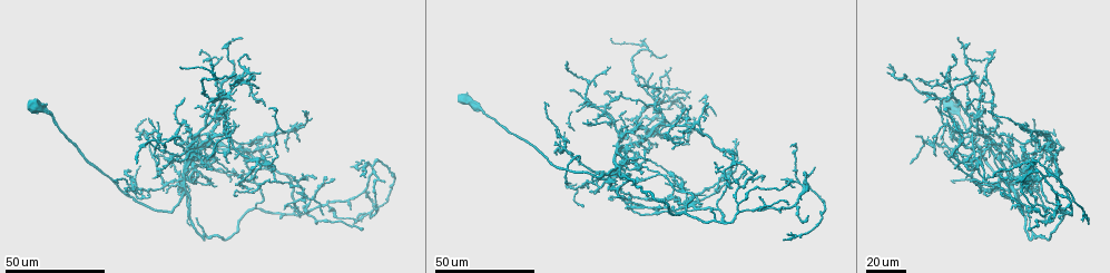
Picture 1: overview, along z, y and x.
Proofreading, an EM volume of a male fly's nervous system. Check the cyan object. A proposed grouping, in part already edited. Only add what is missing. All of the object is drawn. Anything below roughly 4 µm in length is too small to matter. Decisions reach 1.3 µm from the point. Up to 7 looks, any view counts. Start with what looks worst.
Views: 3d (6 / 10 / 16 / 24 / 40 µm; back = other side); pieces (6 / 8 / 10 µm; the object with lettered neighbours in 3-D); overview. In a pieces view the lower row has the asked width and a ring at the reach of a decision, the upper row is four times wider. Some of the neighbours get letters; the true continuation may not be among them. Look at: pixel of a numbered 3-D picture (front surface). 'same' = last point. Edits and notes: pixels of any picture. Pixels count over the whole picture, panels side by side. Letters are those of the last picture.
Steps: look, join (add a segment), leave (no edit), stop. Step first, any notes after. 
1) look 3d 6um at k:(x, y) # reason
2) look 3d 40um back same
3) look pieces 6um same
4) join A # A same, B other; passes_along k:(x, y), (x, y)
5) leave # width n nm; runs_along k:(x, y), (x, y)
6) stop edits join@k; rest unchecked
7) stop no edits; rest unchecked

look 3d 40um at 1:(250, 60)

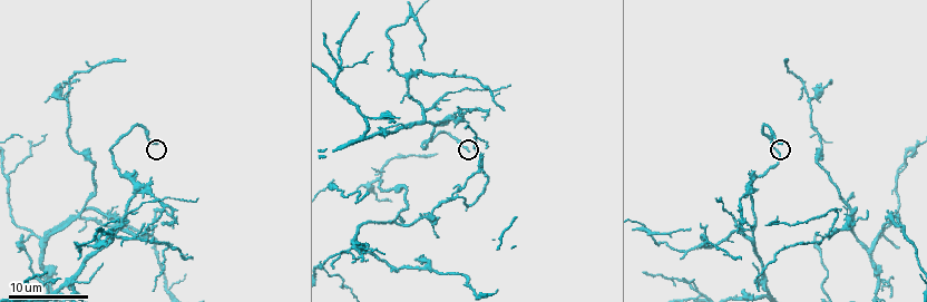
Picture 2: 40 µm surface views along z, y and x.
look pieces 6um at 2:(780, 142)

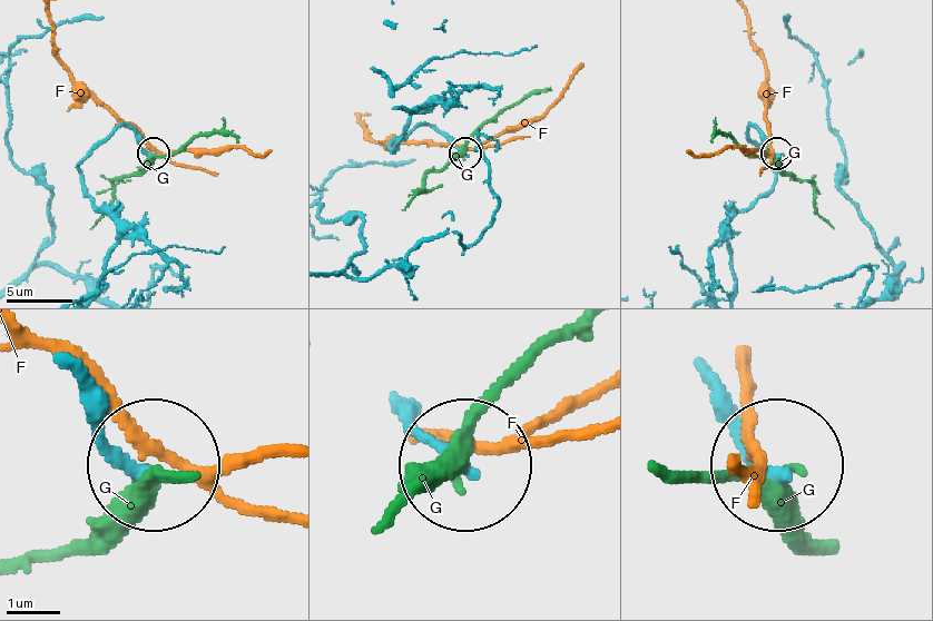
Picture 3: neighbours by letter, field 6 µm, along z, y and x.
leave # F other, G other; none of them fits

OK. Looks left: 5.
look 3d 40um at 1:(1046, 150)

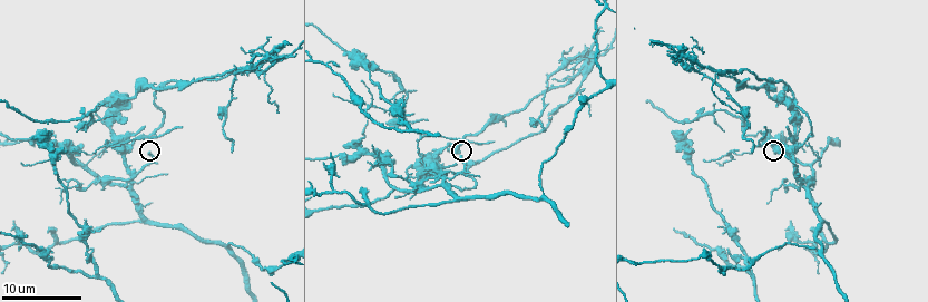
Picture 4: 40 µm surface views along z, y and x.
look pieces 6um at 4:(461, 157) # what lies round it

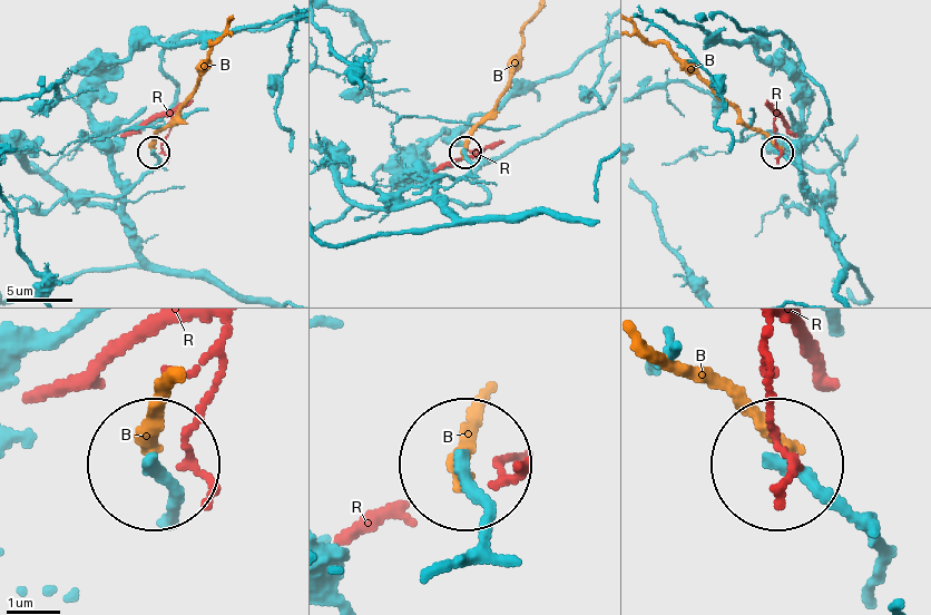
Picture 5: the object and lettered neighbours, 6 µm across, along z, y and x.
leave # B other, R other; runs_along 5:(872, 570), (872, 544), (784, 468); none of them fits

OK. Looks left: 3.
look 3d 24um at 1:(705, 121) # tapers out

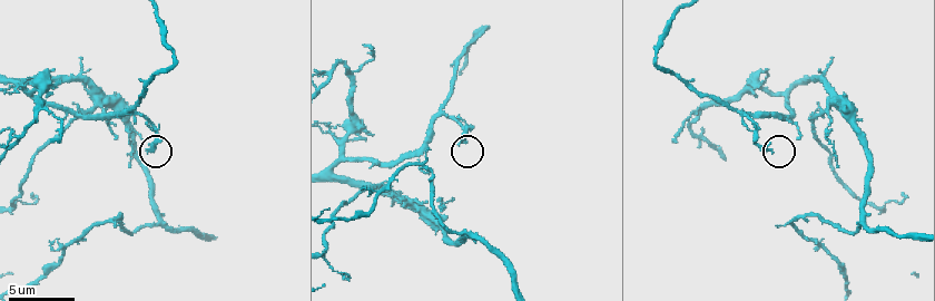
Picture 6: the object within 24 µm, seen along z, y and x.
look pieces 6um at 6:(461, 143) # what lies round it

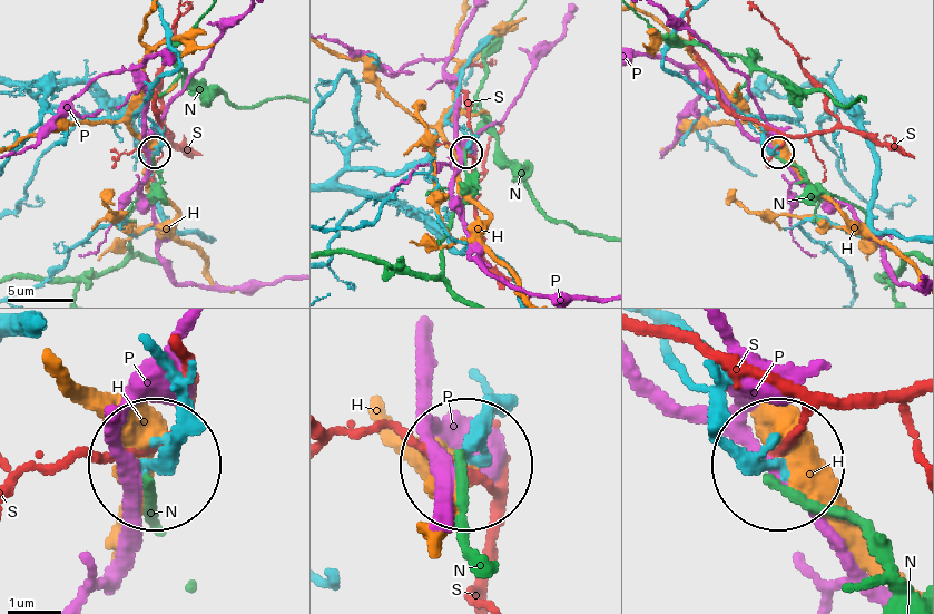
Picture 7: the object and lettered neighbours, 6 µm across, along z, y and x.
leave # width 190 nm; H other, N other, P other, S other; no lettered segment goes on from it

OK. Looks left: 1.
look pieces 10um at 2:(193, 258) # thin end

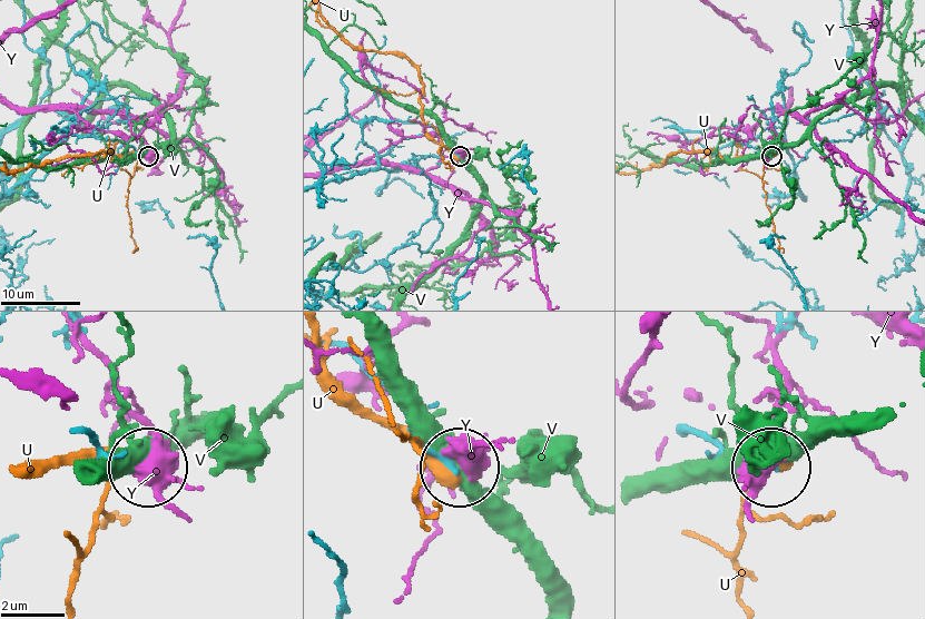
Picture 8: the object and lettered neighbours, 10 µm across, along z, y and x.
leave # U other, V other, Y other; none of them fits

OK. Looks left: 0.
stop no edits; rest unchecked

